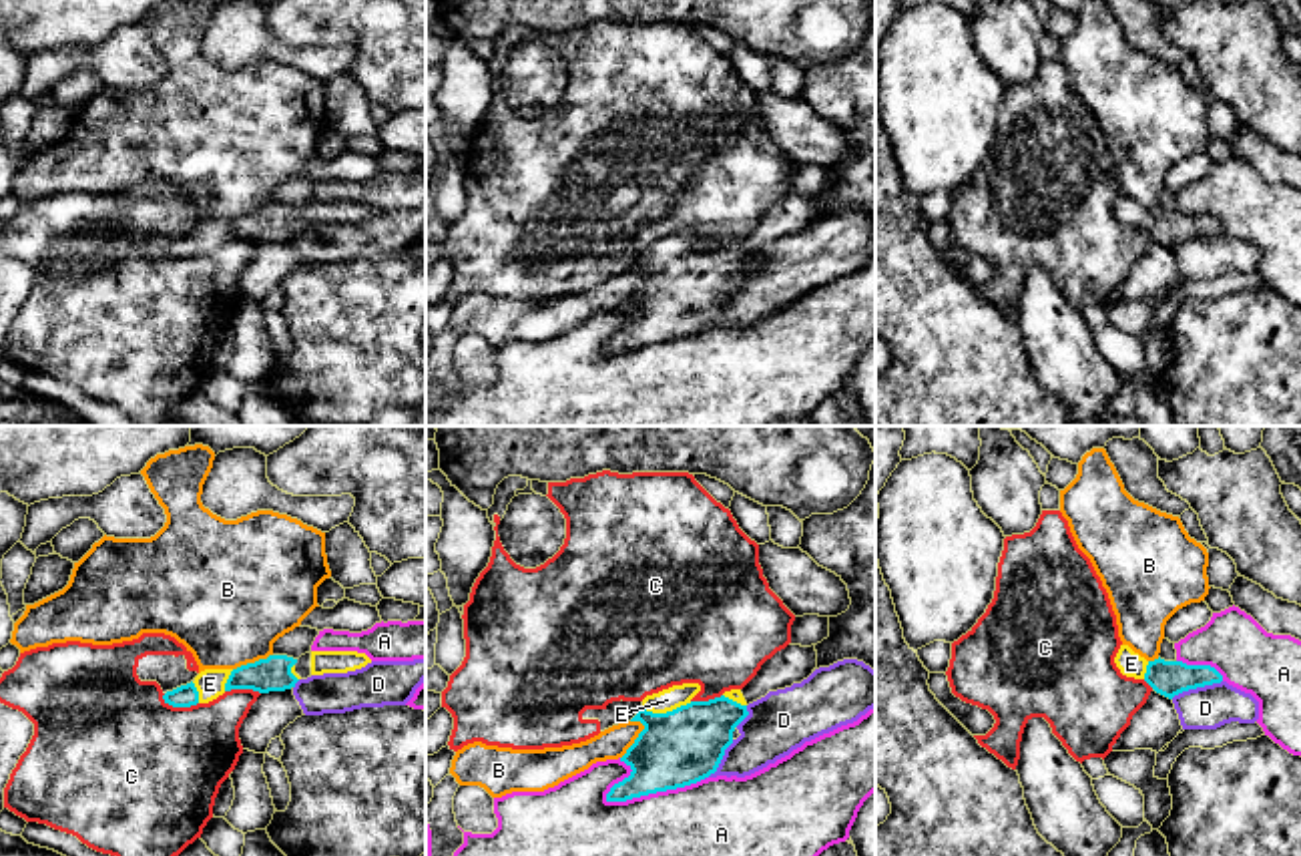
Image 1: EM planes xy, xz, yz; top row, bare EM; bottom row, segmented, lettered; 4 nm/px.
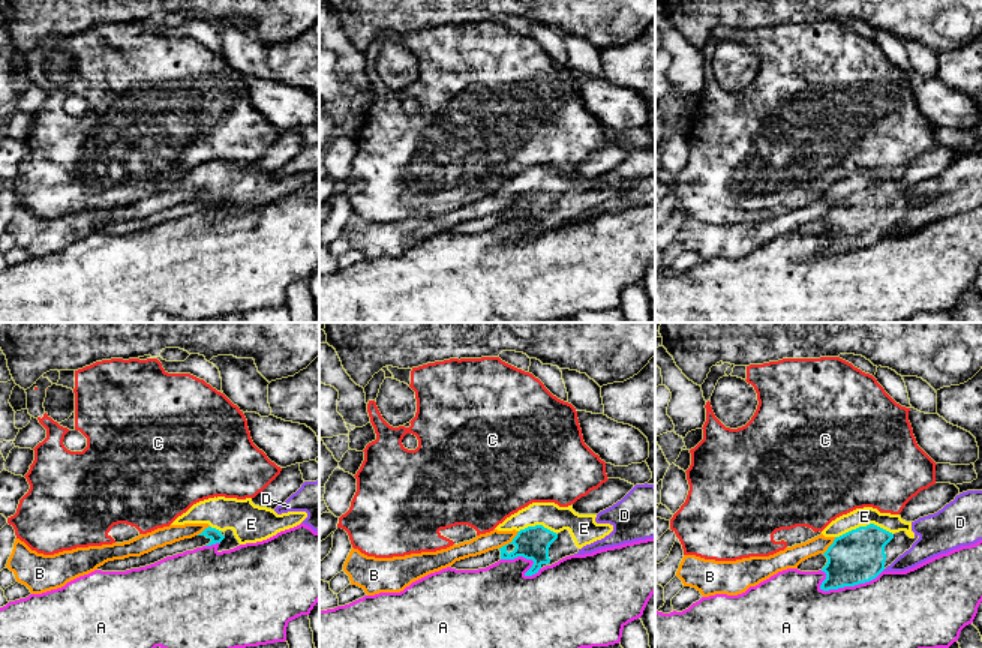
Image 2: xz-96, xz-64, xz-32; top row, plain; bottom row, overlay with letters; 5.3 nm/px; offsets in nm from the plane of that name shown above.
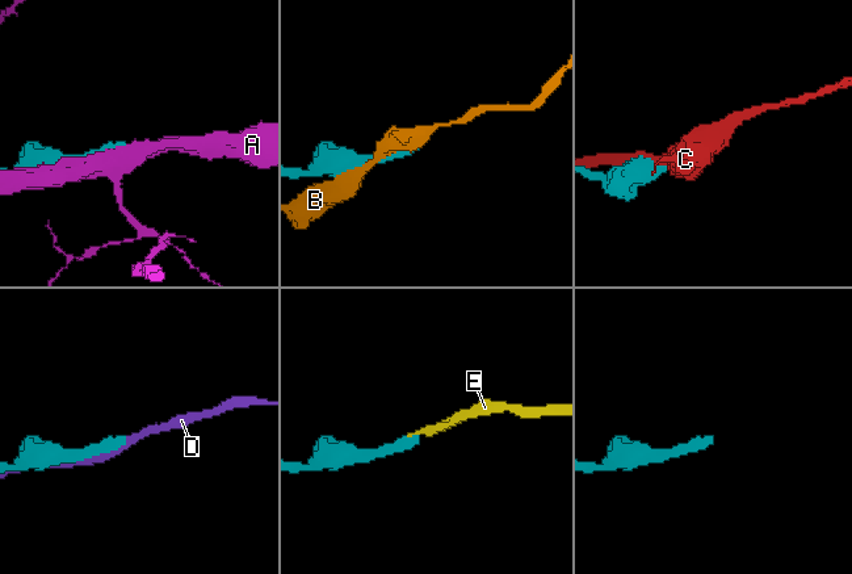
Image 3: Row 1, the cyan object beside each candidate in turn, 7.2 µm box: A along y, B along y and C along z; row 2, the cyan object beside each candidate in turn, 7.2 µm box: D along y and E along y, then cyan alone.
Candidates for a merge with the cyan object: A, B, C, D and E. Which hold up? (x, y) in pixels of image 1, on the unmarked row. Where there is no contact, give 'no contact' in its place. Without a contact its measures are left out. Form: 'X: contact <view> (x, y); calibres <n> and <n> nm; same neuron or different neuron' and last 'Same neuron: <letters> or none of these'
A: contact xz (653, 342); calibres 300 and 500 nm; different neuron
B: contact xz (635, 290); calibres 300 and 130 nm; different neuron
C: contact xy (179, 256); calibres 90 and 480 nm; different neuron
D: contact yz (1195, 238); calibres 140 and 180 nm; different neuron
E: contact xz (667, 262); calibres 300 and 90 nm; same neuron
Same neuron: E

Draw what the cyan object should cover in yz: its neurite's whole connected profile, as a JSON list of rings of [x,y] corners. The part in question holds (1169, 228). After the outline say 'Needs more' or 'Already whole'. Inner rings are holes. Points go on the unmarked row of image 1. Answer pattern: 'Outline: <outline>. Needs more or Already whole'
Outline: [[[1120,195],[1114,213],[1122,225],[1144,229],[1156,243],[1168,249],[1183,241],[1223,231],[1223,225],[1211,215],[1187,215],[1183,211],[1164,211],[1160,207],[1146,211],[1128,195]]]. Needs more

